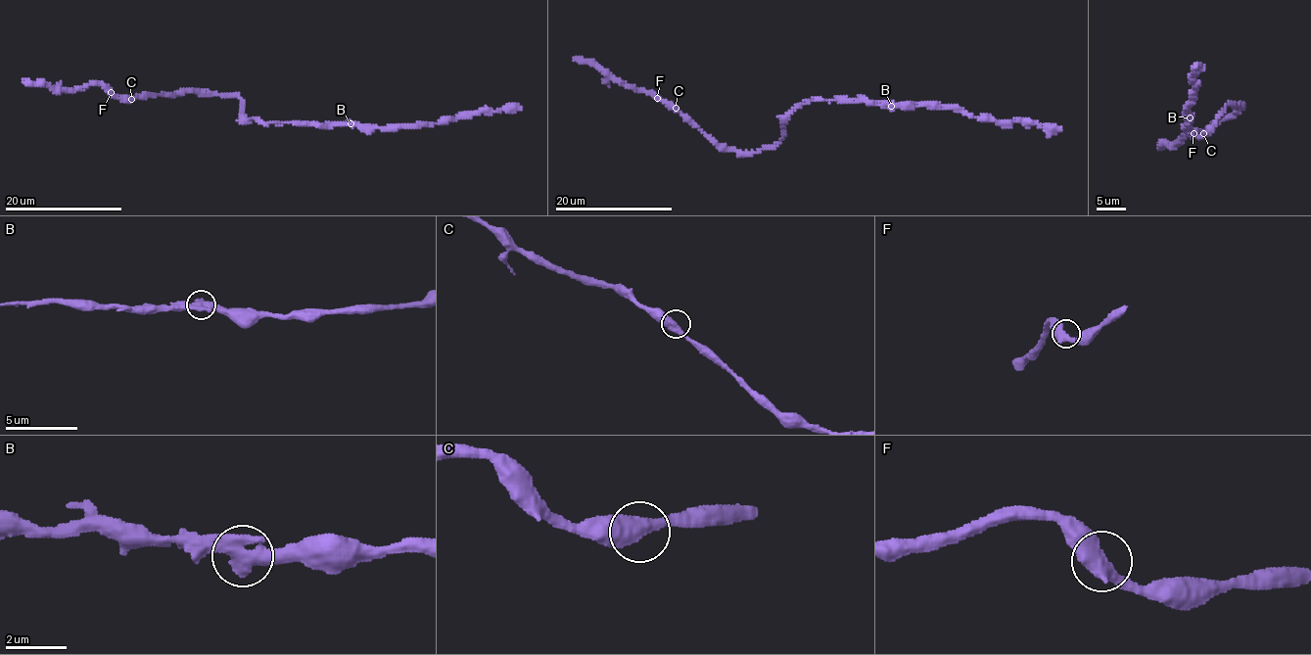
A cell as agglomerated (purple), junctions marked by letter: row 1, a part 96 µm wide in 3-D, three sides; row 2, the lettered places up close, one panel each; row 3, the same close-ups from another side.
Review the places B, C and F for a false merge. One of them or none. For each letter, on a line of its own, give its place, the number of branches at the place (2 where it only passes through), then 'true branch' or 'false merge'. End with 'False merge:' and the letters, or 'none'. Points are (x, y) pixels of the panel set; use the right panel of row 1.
B: place (1190, 117); branches 2; false merge
C: place (1203, 133); branches 2; true branch
F: place (1193, 133); branches 2; true branch
False merge: B

